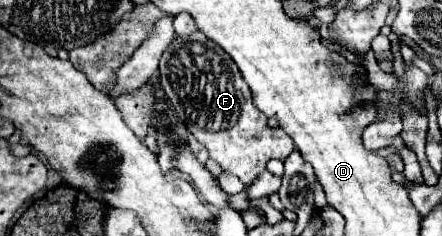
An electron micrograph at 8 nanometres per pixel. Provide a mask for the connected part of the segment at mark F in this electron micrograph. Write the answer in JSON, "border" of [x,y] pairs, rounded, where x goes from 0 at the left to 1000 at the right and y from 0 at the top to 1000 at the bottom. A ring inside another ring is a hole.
{"border":[[[452,131],[434,140],[421,174],[412,174],[412,157],[394,165],[385,199],[371,216],[362,250],[362,360],[380,428],[389,436],[403,504],[471,631],[475,674],[493,682],[511,733],[543,750],[552,784],[566,784],[575,750],[584,750],[584,733],[602,716],[602,691],[611,674],[643,682],[665,631],[665,597],[638,547],[611,547],[602,530],[606,496],[570,436],[570,394],[552,352],[543,292],[534,284],[525,242],[498,191],[484,191],[484,174],[475,174]]]}

